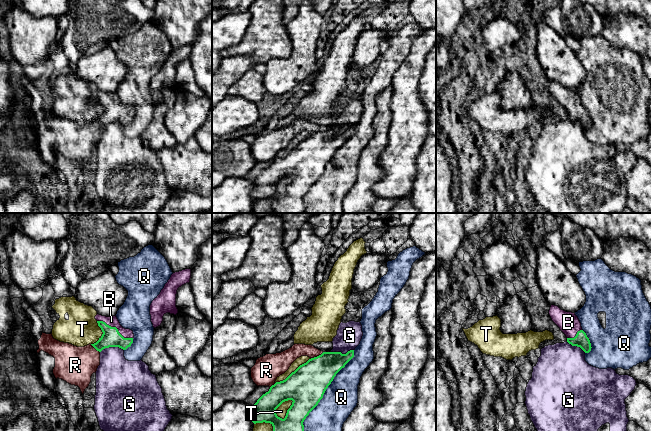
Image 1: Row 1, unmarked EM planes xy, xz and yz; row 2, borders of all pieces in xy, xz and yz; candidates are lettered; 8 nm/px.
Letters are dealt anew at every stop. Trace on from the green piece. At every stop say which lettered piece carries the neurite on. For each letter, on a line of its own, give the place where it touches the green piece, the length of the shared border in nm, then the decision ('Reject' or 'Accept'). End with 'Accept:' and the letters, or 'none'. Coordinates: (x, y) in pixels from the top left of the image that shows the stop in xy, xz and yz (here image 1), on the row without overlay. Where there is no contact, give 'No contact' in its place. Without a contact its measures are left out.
B: Touches green at xy (115, 103). Shared border 320 nm. Accept
G: Touches green at xy (111, 122). Shared border 190 nm. Reject
Q: Touches green at xz (324, 168). Shared border 800 nm. Reject
R: Touches green at xz (317, 132). Shared border 120 nm. Reject
T: Touches green at xz (279, 181). Shared border 190 nm. Reject
Accept: B

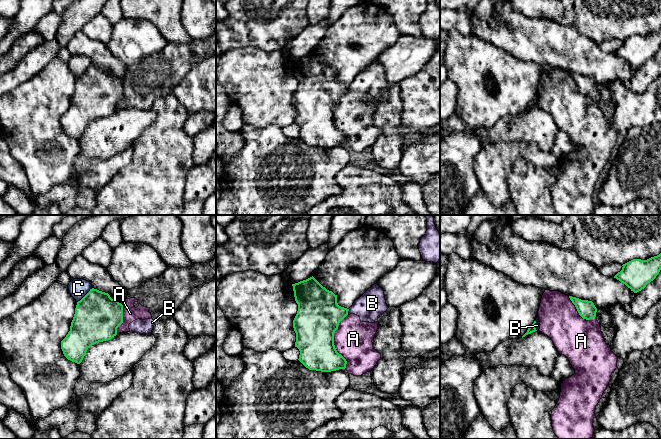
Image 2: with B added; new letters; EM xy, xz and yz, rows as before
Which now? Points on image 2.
A: Touches green at xz (333, 117). Shared border 440 nm. Reject
B: Touches green at xz (347, 88). Shared border 50 nm. Reject
C: Touches green at xy (85, 71). Shared border 170 nm. Reject
Accept: none

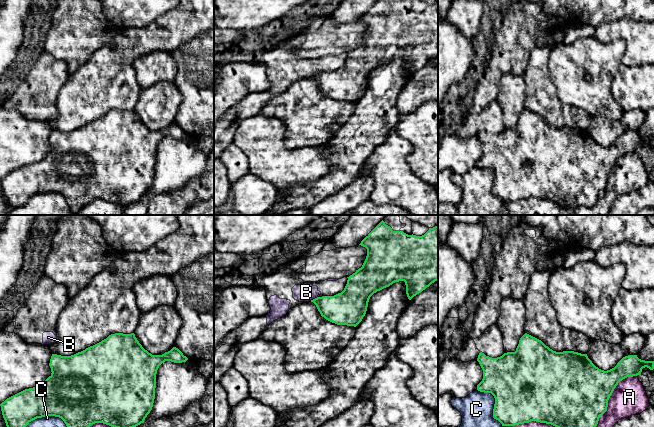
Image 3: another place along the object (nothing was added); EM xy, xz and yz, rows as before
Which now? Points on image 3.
A: Touches green at yz (579, 206). Shared border 1150 nm. Reject
B: Touches green at xz (313, 75). Shared border 70 nm. Reject
C: Touches green at yz (495, 179). Shared border 360 nm. Reject
Accept: none

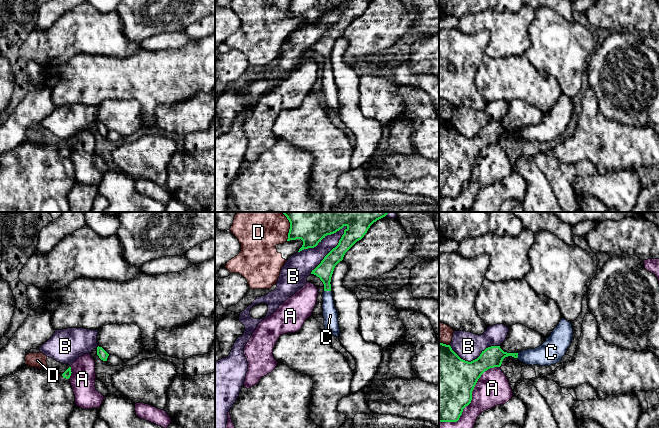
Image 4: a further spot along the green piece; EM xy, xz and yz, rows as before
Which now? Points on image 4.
A: Touches green at yz (471, 174). Shared border 650 nm. Reject
B: Touches green at xz (332, 25). Shared border 480 nm. Reject
C: Touches green at xz (327, 66). Shared border 60 nm. Accept
D: Touches green at xz (289, 8). Shared border 140 nm. Reject
Accept: C

